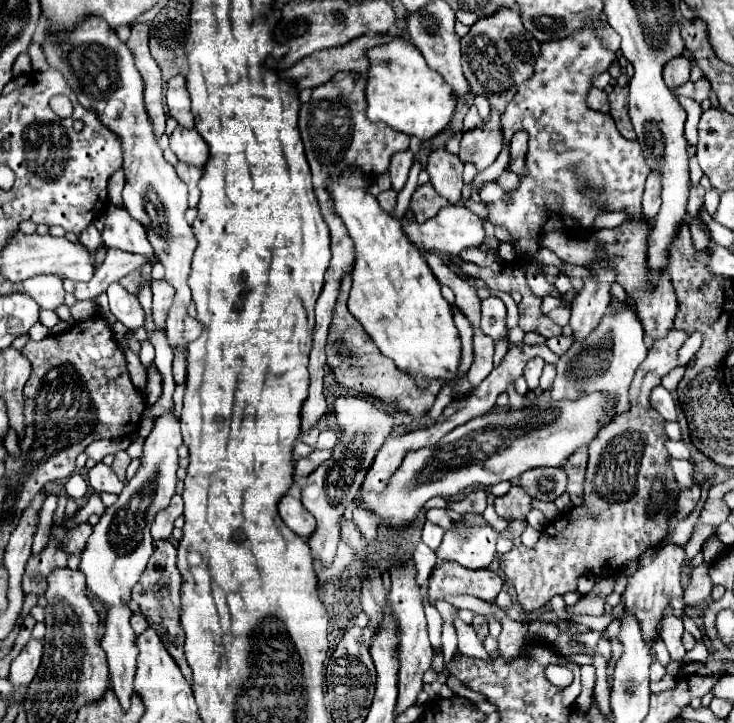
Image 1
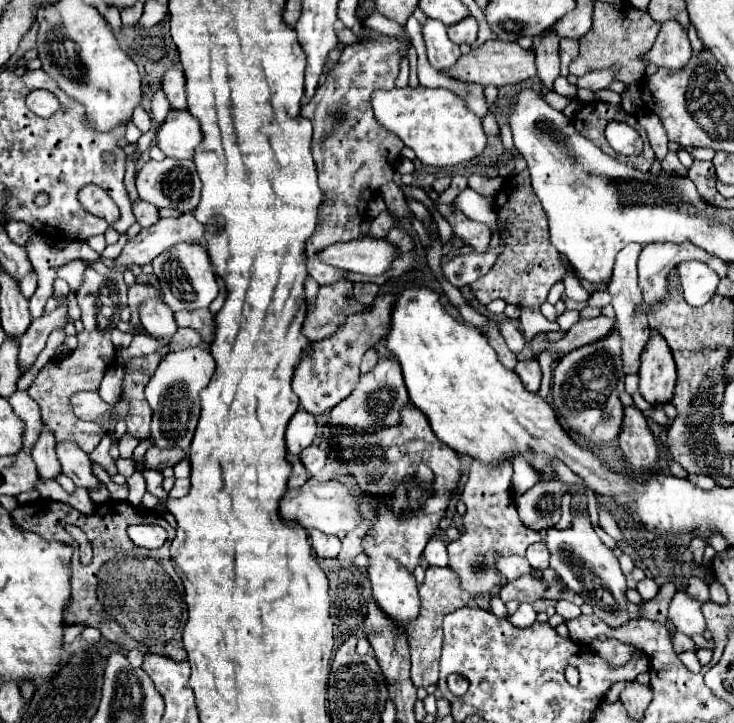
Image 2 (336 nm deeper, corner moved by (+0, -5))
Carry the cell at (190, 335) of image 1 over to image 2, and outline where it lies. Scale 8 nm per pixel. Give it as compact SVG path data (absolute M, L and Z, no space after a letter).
M160 298L144 300L138 308L138 316L140 316L142 326L156 338L168 340L178 330L176 320L174 320L174 312Z

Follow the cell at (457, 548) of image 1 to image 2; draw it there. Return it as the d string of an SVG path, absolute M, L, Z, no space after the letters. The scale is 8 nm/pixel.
M428 566L424 582L418 586L420 592L420 614L416 620L410 622L408 626L408 644L412 650L412 682L416 688L428 688L430 684L438 682L438 660L440 660L440 650L442 650L442 620L446 614L466 606L472 598L470 594L462 592L458 586L458 576L446 566L446 568L436 568Z

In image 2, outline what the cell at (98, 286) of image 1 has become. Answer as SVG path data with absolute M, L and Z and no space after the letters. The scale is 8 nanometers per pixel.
M58 306L54 312L32 320L32 324L26 330L26 334L20 338L20 354L18 354L20 376L34 366L38 354L46 346L46 340L48 340L50 332L56 326L64 326L66 324L66 316L68 316L68 306Z

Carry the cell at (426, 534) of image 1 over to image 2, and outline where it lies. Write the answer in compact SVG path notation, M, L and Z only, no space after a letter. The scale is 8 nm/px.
M432 538L424 550L424 558L432 566L446 566L448 564L448 554L446 554L446 544L438 538Z

